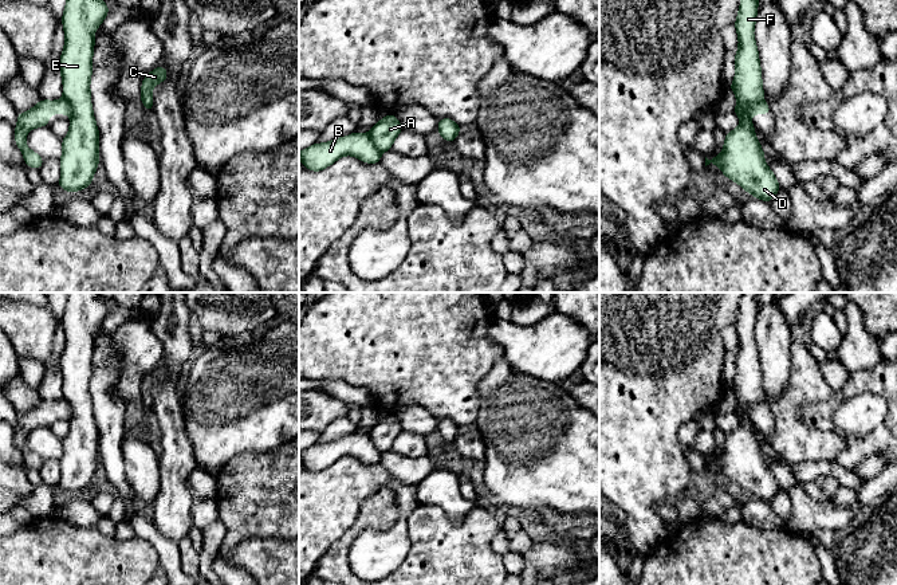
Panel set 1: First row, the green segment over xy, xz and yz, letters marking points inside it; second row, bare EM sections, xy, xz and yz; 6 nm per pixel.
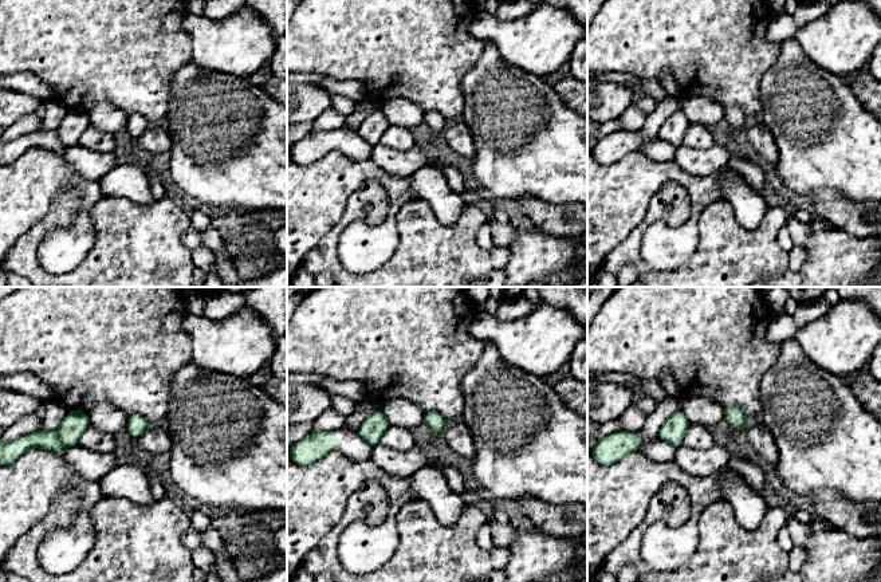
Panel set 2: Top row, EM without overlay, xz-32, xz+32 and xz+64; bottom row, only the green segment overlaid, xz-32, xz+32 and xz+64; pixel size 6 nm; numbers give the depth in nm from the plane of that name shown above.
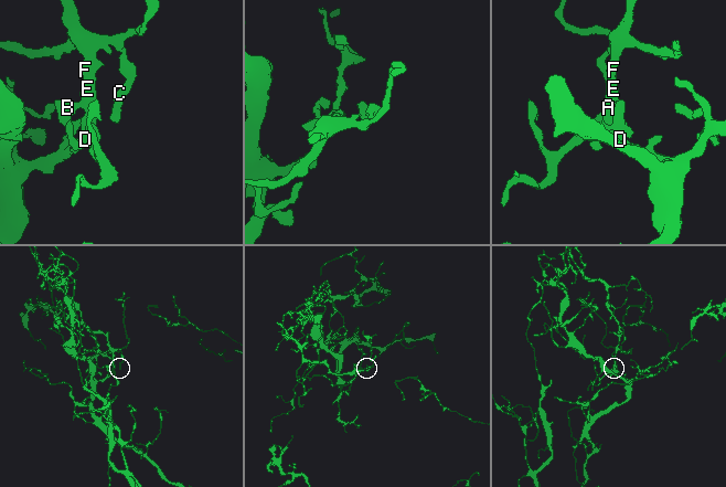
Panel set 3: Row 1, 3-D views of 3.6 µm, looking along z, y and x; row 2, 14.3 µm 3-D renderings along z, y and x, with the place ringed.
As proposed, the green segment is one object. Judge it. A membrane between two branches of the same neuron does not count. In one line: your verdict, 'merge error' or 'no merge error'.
merge error

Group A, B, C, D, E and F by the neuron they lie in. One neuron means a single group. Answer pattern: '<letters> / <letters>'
A C D E F / B

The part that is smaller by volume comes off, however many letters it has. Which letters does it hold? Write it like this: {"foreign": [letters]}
{"foreign": ["B"]}

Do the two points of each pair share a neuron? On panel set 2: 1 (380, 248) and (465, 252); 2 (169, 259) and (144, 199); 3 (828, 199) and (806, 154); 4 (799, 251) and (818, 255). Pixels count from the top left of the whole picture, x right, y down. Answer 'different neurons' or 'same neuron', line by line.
1: different neurons
2: different neurons
3: different neurons
4: different neurons

